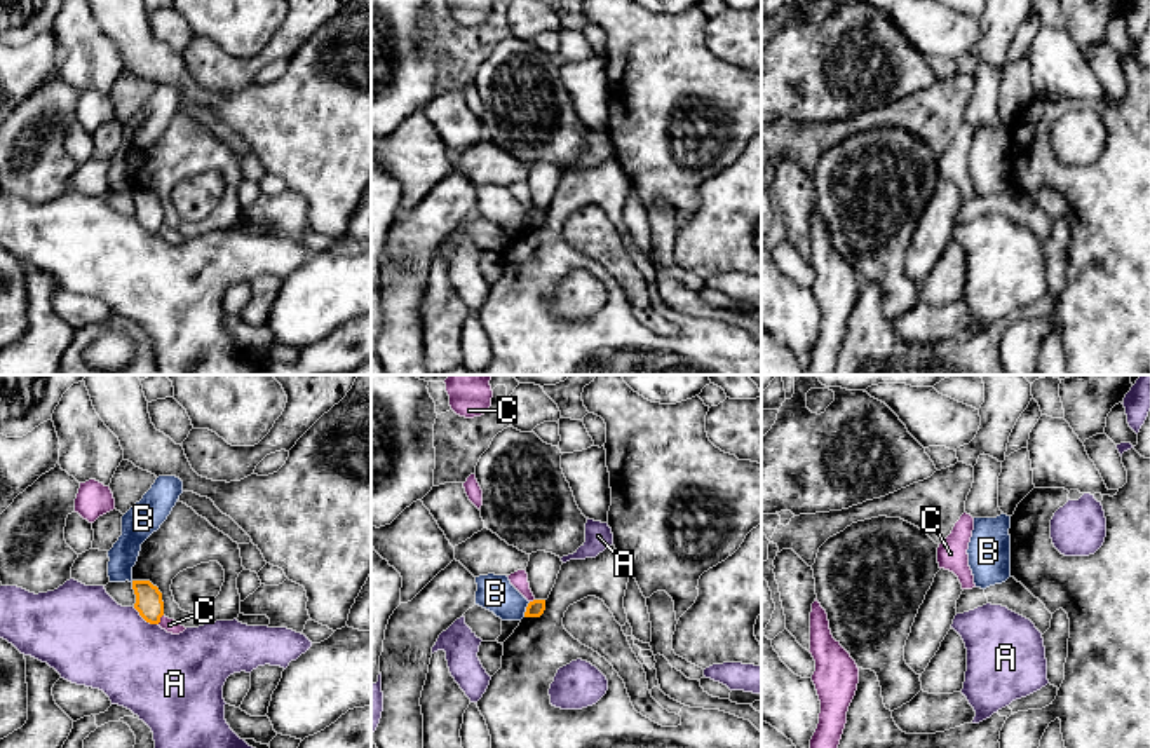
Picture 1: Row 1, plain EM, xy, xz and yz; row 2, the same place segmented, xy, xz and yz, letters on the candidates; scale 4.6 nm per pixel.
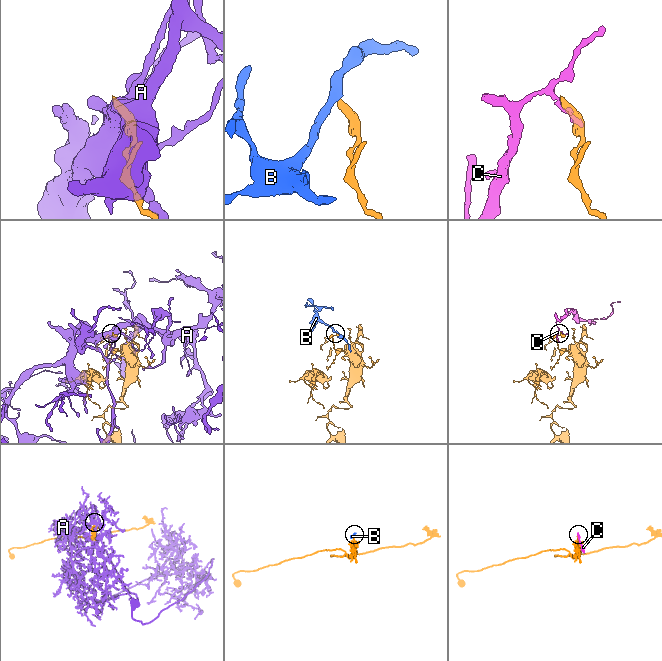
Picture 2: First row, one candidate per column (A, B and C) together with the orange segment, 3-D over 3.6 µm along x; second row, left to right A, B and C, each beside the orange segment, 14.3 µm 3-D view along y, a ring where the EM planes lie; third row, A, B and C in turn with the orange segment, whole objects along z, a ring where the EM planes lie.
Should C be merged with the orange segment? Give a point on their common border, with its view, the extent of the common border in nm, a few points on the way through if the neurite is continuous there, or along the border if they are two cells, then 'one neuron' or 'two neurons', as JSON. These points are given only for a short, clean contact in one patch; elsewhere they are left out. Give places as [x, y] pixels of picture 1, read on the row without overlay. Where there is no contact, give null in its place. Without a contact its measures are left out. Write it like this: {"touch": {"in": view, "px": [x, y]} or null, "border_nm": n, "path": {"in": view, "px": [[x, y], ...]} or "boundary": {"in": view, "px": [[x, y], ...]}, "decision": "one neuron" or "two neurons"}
{"touch": {"in": "xy", "px": [159, 229]}, "border_nm": 50, "boundary": {"in": "xy", "px": [[162, 224], [157, 232]]}, "decision": "two neurons"}

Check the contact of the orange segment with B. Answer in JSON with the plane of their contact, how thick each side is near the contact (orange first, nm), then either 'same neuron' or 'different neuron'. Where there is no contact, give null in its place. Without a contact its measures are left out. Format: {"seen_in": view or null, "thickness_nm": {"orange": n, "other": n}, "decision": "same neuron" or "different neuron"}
{"seen_in": "xz", "thickness_nm": {"orange": 80, "other": 170}, "decision": "different neuron"}

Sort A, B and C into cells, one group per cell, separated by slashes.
A / B / C

